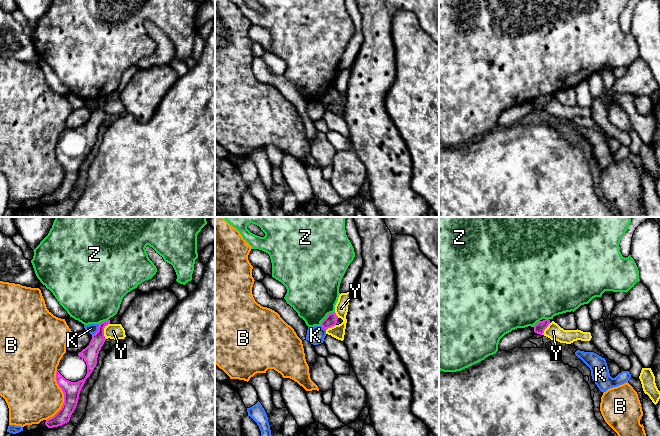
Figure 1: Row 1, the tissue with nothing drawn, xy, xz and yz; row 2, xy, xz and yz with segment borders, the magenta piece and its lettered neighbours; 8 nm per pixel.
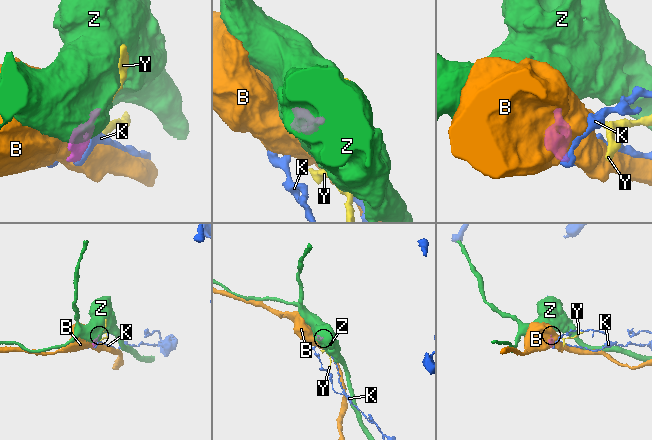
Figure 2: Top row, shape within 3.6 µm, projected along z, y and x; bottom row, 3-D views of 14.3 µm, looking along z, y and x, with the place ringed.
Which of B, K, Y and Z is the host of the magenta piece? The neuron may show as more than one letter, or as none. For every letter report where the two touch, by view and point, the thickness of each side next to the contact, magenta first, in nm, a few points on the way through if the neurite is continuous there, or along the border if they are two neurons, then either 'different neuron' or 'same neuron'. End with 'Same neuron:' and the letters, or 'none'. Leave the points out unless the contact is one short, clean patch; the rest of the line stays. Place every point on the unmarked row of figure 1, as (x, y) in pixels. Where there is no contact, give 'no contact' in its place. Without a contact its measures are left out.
B: contact xy (64, 173); calibres 140 and 420 nm; different neuron
K: contact xy (98, 106); calibres 130 and 80 nm; different neuron
Y: contact xy (103, 107); calibres 130 and 130 nm; border xy (109, 99), (104, 104), (105, 114); different neuron
Z: contact xz (326, 93); calibres 90 and 420 nm; border xz (334, 87), (330, 88), (320, 101); different neuron
Same neuron: none

